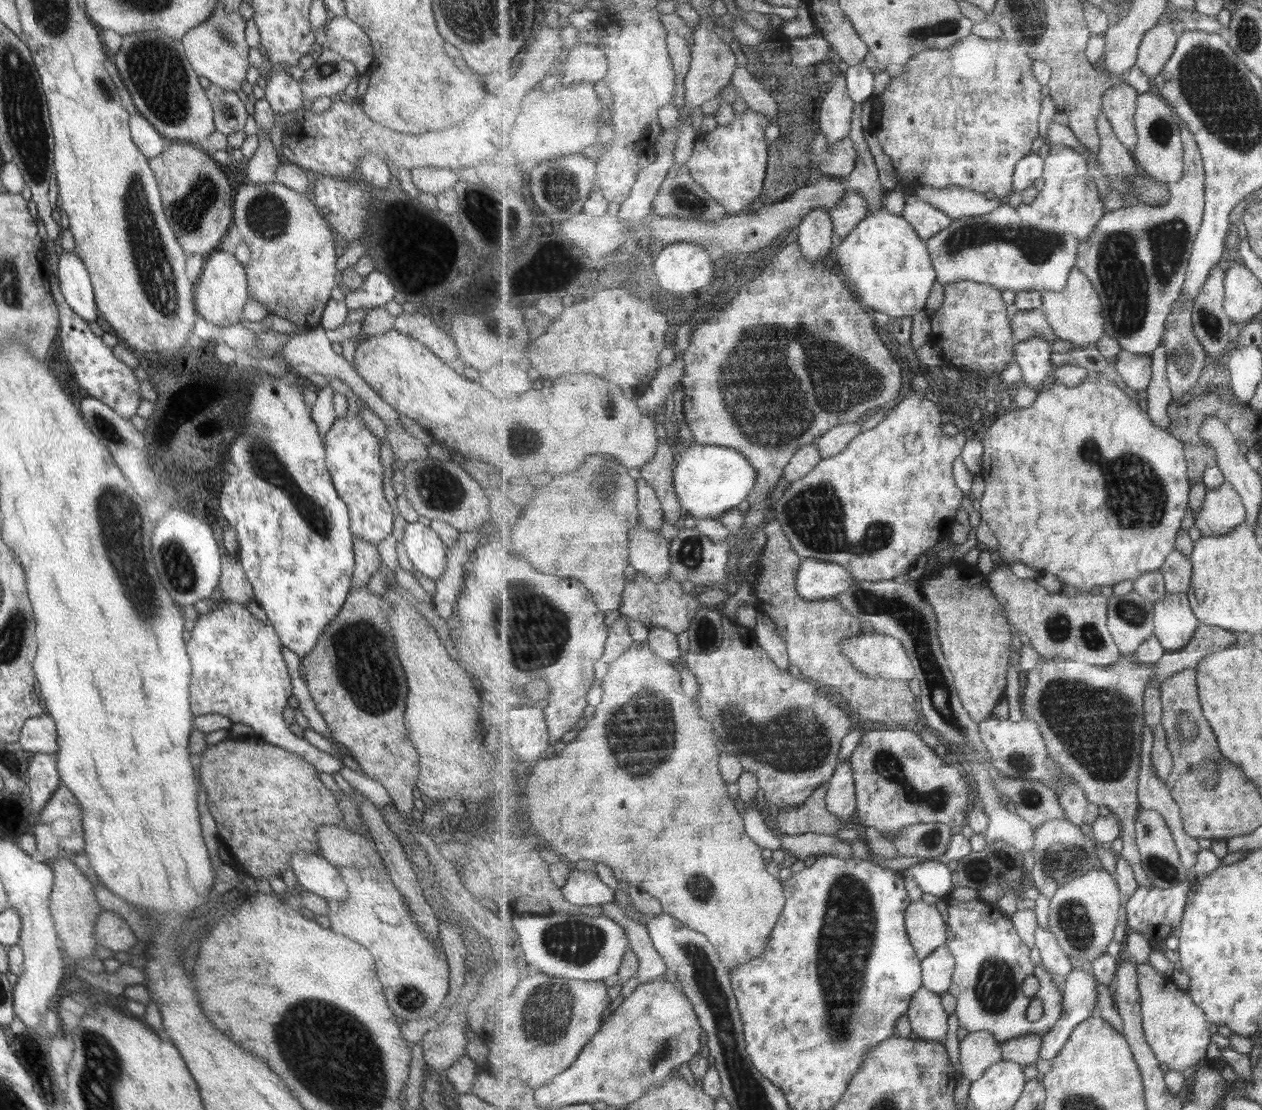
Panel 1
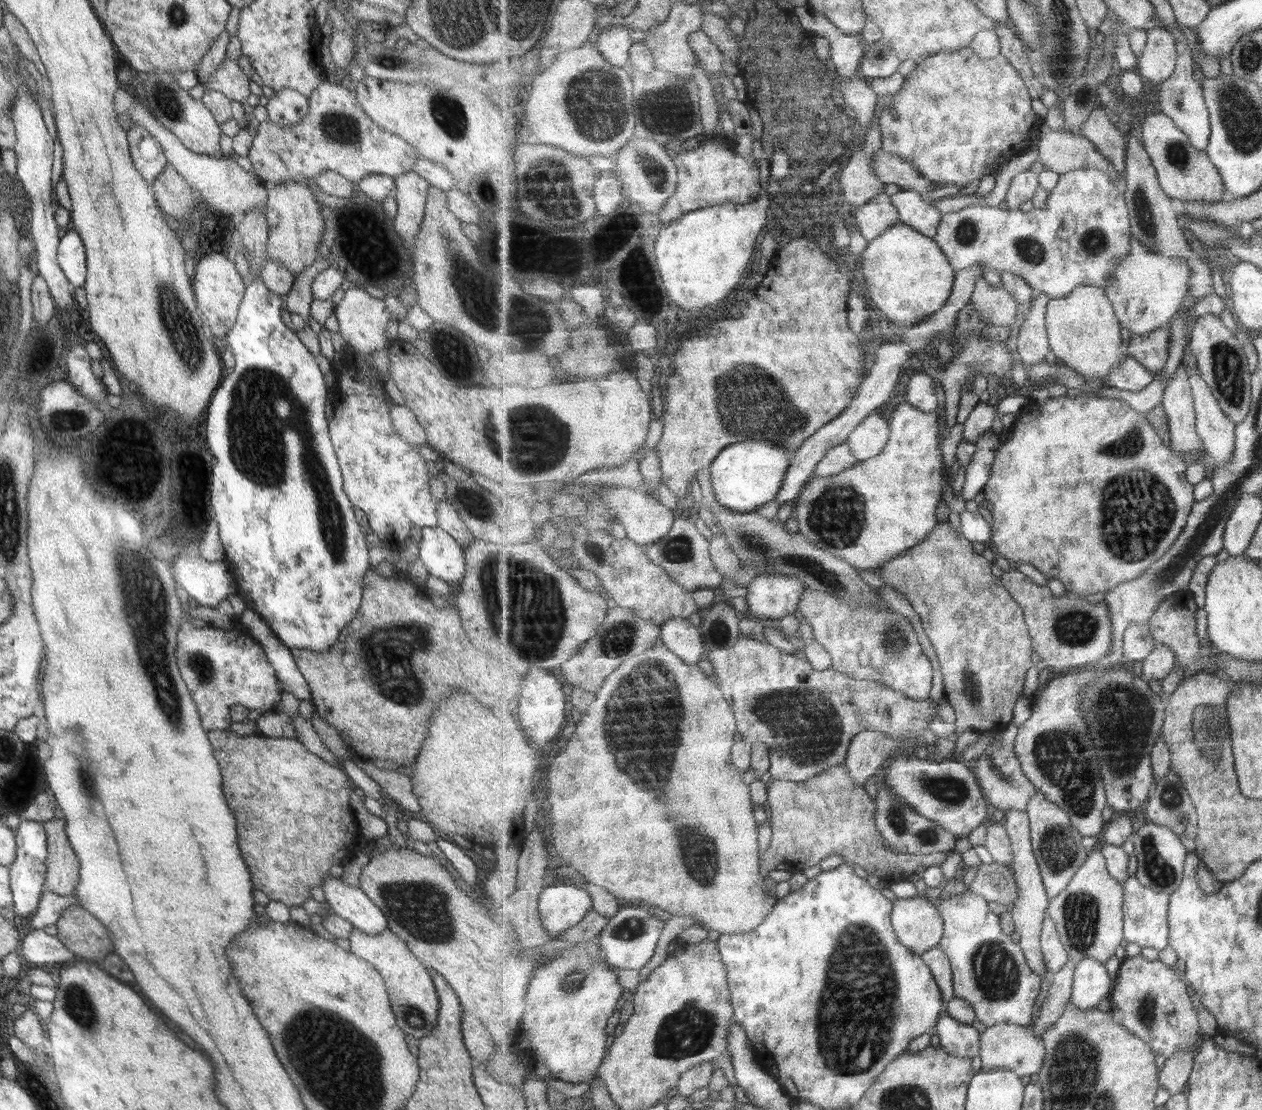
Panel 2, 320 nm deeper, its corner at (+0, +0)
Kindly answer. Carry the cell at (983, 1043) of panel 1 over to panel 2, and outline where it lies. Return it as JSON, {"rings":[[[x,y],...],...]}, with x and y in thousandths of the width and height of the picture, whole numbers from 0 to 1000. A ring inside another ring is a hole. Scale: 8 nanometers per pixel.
{"rings":[[[789,923],[781,925],[777,932],[777,945],[776,952],[778,956],[779,966],[787,966],[796,963],[804,966],[807,969],[823,968],[828,959],[829,953],[828,938],[820,933],[818,924],[807,923]]]}

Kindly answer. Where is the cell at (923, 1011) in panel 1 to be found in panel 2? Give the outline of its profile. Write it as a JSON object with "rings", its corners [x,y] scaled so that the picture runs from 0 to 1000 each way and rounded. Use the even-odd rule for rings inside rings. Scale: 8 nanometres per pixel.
{"rings":[[[750,909],[743,919],[742,932],[745,936],[745,942],[754,951],[769,954],[776,952],[777,930],[773,924],[757,919]]]}

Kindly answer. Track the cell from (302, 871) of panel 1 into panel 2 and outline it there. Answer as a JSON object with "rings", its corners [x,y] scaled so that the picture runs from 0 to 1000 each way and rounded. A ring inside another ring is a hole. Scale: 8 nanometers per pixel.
{"rings":[[[261,787],[254,800],[261,822],[275,829],[283,838],[297,843],[307,836],[305,824],[284,799],[275,797],[270,790]]]}

